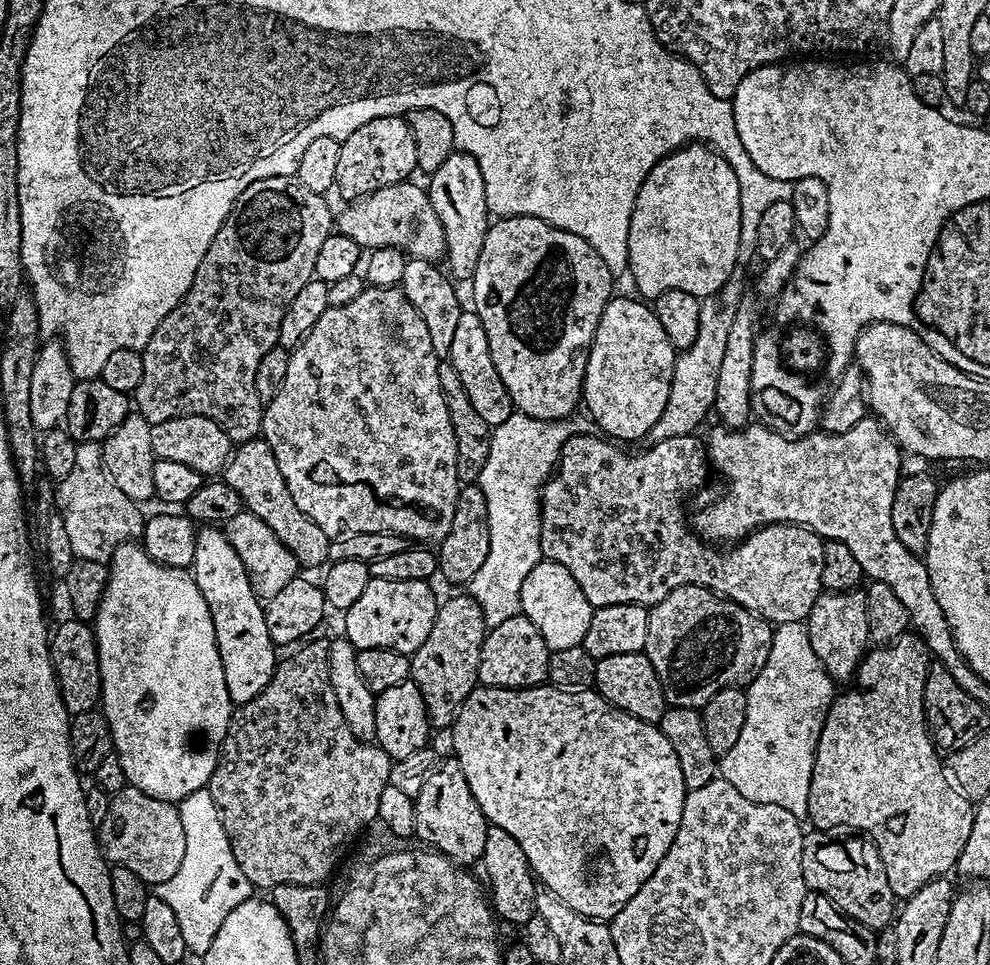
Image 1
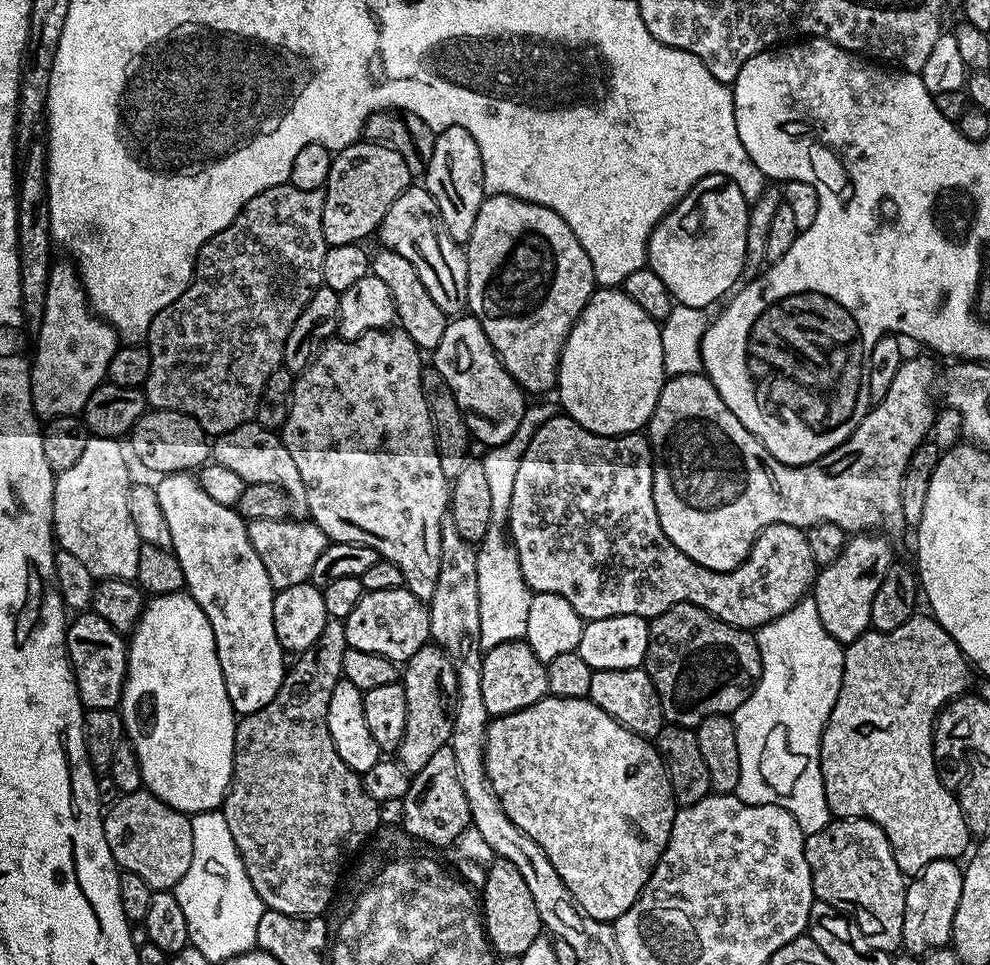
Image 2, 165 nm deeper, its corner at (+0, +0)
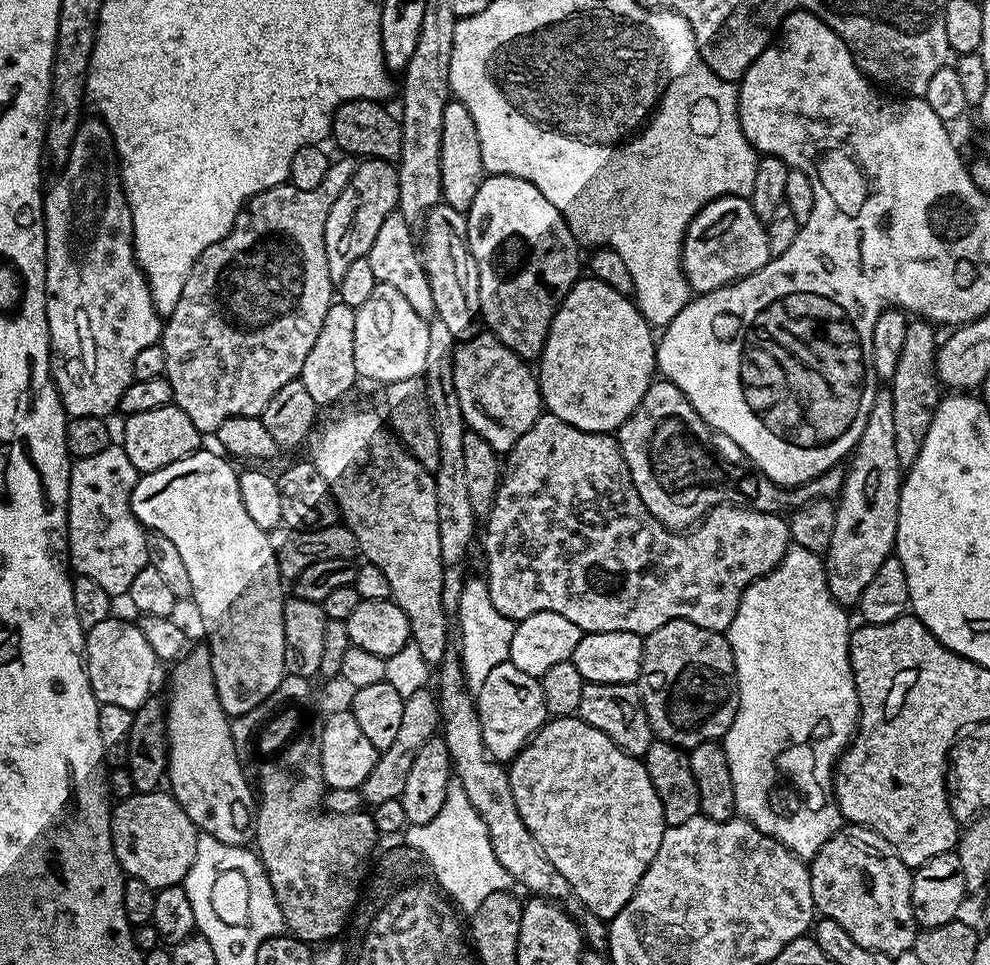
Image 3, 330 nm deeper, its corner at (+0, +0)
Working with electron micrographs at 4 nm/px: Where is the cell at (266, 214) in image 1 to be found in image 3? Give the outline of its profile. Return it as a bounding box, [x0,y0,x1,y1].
[159,158,357,434]

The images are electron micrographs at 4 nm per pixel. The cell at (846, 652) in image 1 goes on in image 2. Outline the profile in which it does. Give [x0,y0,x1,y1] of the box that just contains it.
[810,534,894,645]

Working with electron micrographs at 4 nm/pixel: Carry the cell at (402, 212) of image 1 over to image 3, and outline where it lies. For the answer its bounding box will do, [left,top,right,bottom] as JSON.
[422,202,482,342]

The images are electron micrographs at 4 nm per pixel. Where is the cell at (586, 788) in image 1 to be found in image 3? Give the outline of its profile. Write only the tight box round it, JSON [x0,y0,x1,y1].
[507,715,666,922]

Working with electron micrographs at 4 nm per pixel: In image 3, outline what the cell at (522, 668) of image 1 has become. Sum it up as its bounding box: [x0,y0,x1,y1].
[474,663,549,762]

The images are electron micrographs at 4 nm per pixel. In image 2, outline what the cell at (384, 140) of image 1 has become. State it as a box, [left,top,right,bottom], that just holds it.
[322,142,414,244]

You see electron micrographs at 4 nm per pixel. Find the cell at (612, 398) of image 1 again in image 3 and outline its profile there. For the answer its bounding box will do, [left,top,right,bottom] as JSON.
[538,278,657,433]

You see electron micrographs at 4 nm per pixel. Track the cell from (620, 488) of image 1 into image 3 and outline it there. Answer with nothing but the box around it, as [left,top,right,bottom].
[483,414,790,638]

